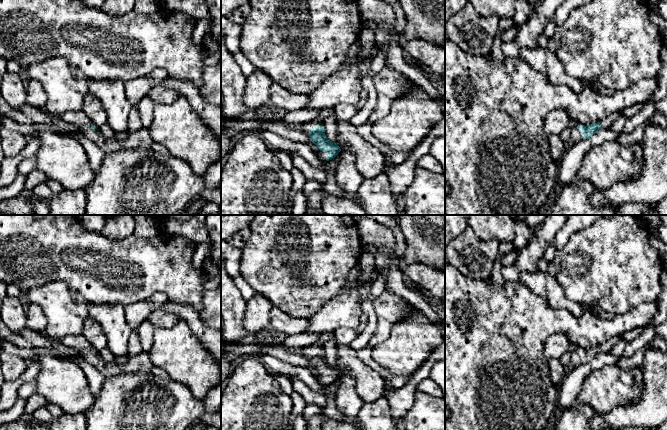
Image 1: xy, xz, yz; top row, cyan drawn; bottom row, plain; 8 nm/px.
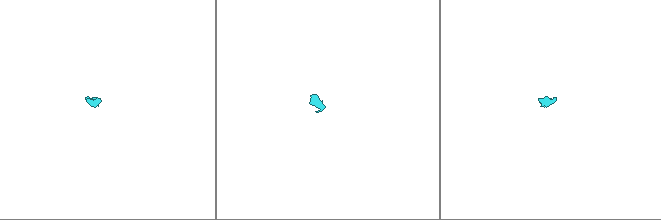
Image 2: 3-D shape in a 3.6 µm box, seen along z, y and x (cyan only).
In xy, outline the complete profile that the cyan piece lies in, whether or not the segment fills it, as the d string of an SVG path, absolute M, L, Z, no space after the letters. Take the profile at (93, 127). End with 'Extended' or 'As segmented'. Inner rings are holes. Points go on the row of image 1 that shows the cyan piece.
M92 125L86 127L83 130L84 136L97 144L99 148L105 153L105 155L121 150L121 149L150 149L153 144L153 139L149 133L149 129L141 127L138 131L129 134L125 140L116 140L106 138L98 129L98 127Z. Extended

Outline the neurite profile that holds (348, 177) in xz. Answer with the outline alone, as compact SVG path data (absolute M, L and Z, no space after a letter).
M341 149L338 153L340 160L336 169L335 178L338 185L344 190L342 198L352 199L357 195L358 188L365 180L356 166L355 155L348 149Z

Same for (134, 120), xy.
M132 107L128 115L128 134L138 131L142 127L139 109Z

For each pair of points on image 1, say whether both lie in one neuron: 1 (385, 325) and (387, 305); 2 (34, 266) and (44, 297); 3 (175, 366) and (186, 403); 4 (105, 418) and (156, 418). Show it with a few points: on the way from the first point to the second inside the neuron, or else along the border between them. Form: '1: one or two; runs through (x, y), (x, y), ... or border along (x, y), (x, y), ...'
1: one; runs through (385, 320), (387, 310)
2: two; border along (63, 281), (50, 281), (31, 286), (26, 290)
3: two; border along (169, 377), (184, 383), (197, 399)
4: one; runs through (118, 418), (143, 418)

